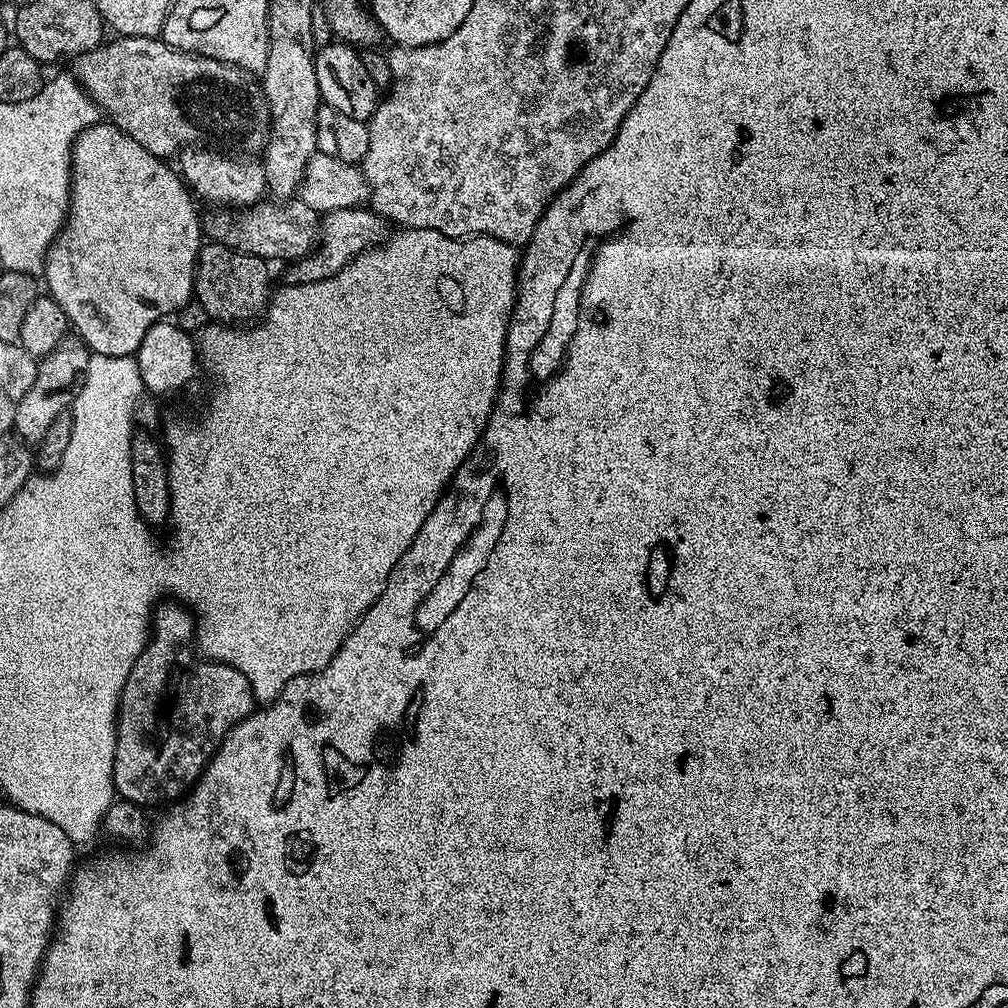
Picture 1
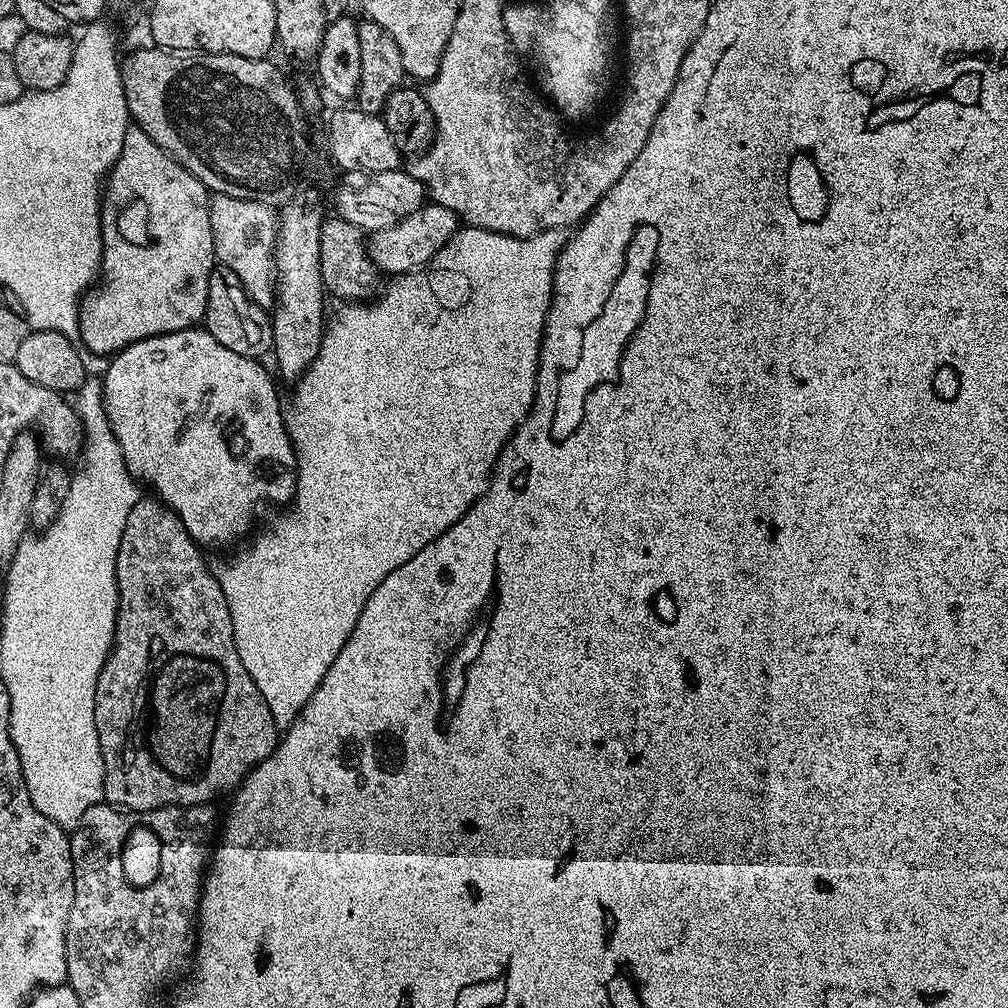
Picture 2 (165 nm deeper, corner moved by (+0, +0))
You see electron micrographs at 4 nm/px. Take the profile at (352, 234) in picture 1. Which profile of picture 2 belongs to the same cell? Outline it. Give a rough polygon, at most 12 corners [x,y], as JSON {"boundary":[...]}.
{"boundary":[[428,202],[402,222],[371,233],[381,273],[427,266],[460,220]]}

